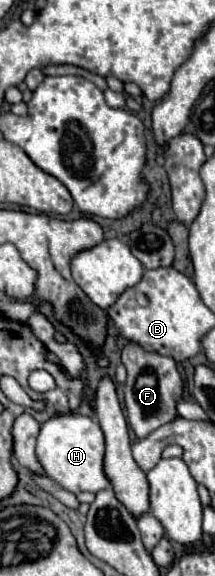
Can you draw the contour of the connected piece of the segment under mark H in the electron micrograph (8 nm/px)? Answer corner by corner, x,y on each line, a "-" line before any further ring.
75,412
51,416
47,422
41,424
35,454
45,470
45,476
53,478
73,494
79,494
79,492
95,494
109,486
107,476
103,474
103,454
105,454
103,432
99,422
89,416
75,414

